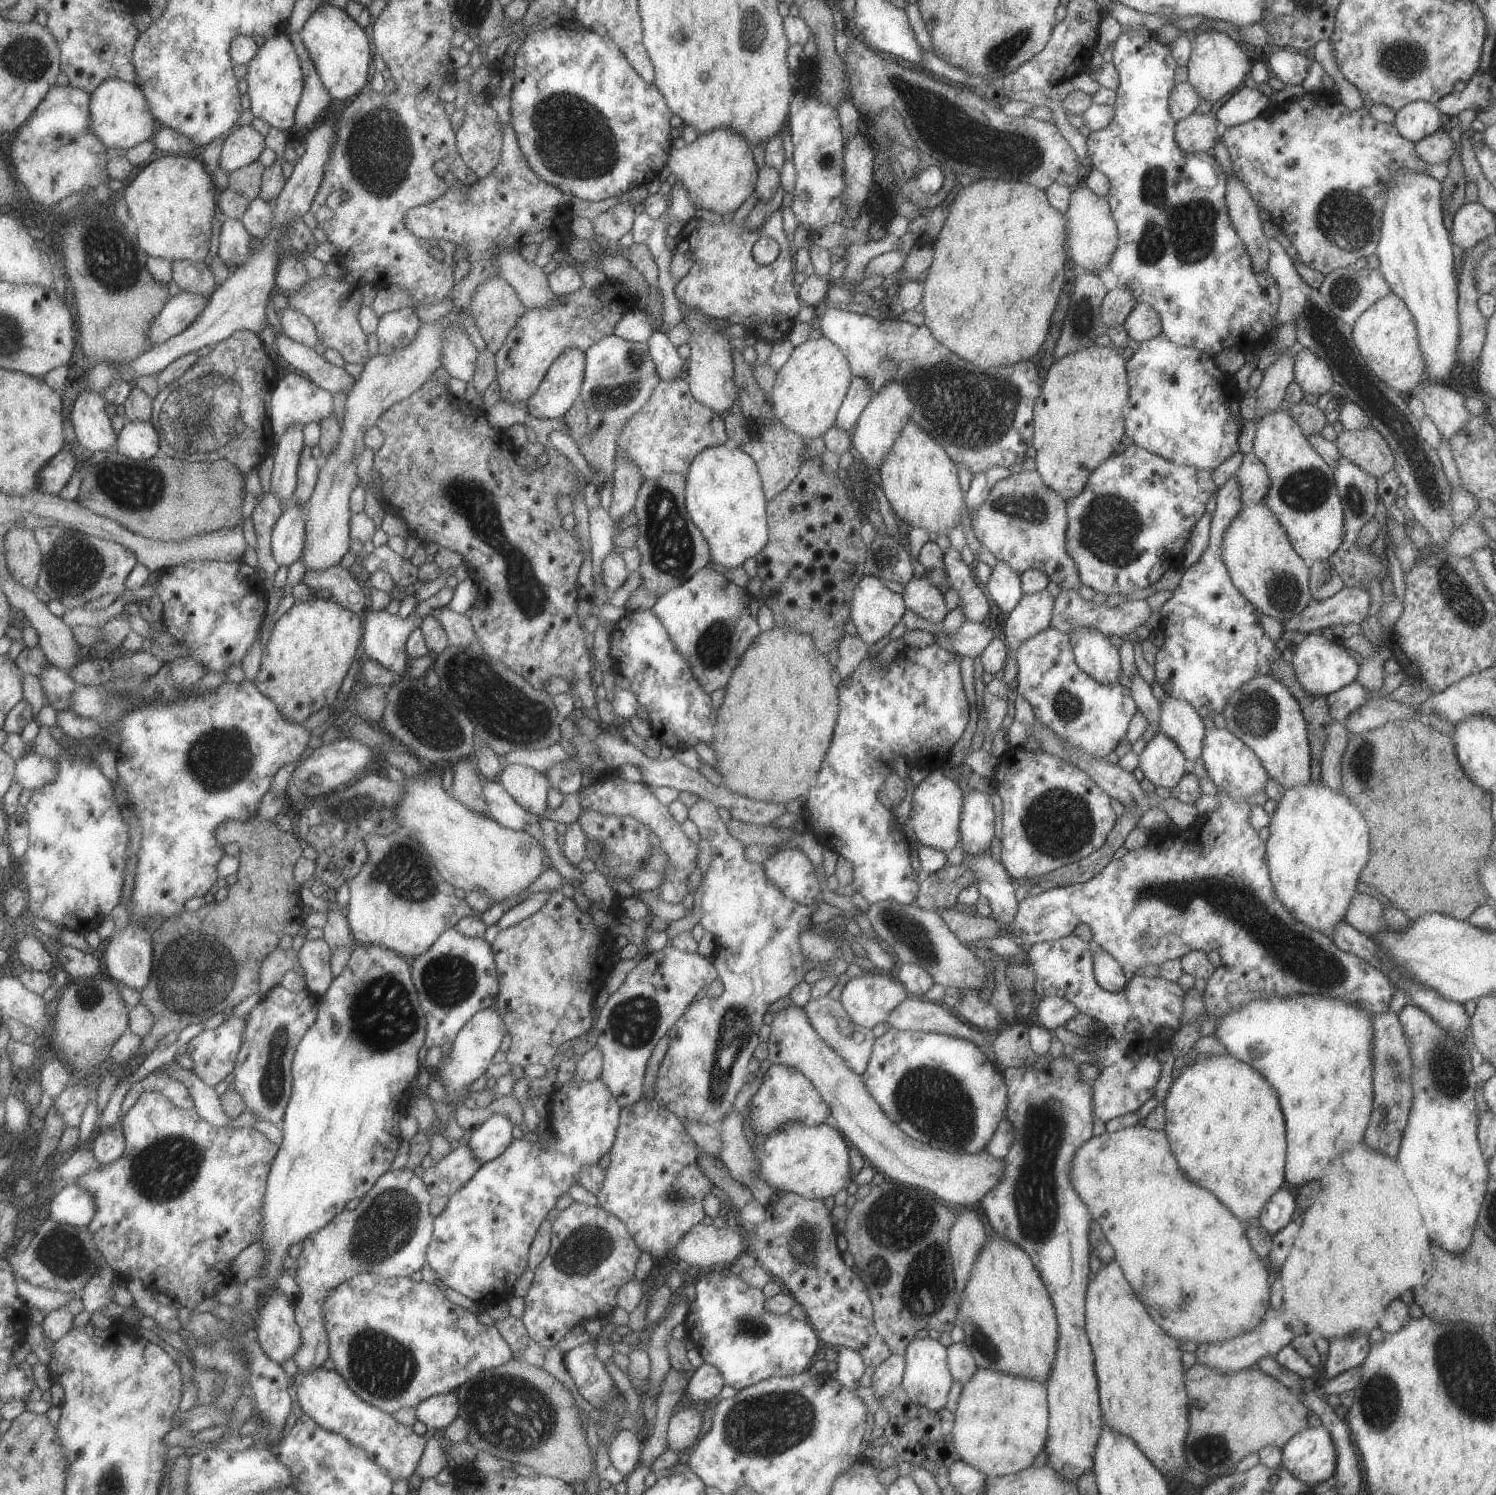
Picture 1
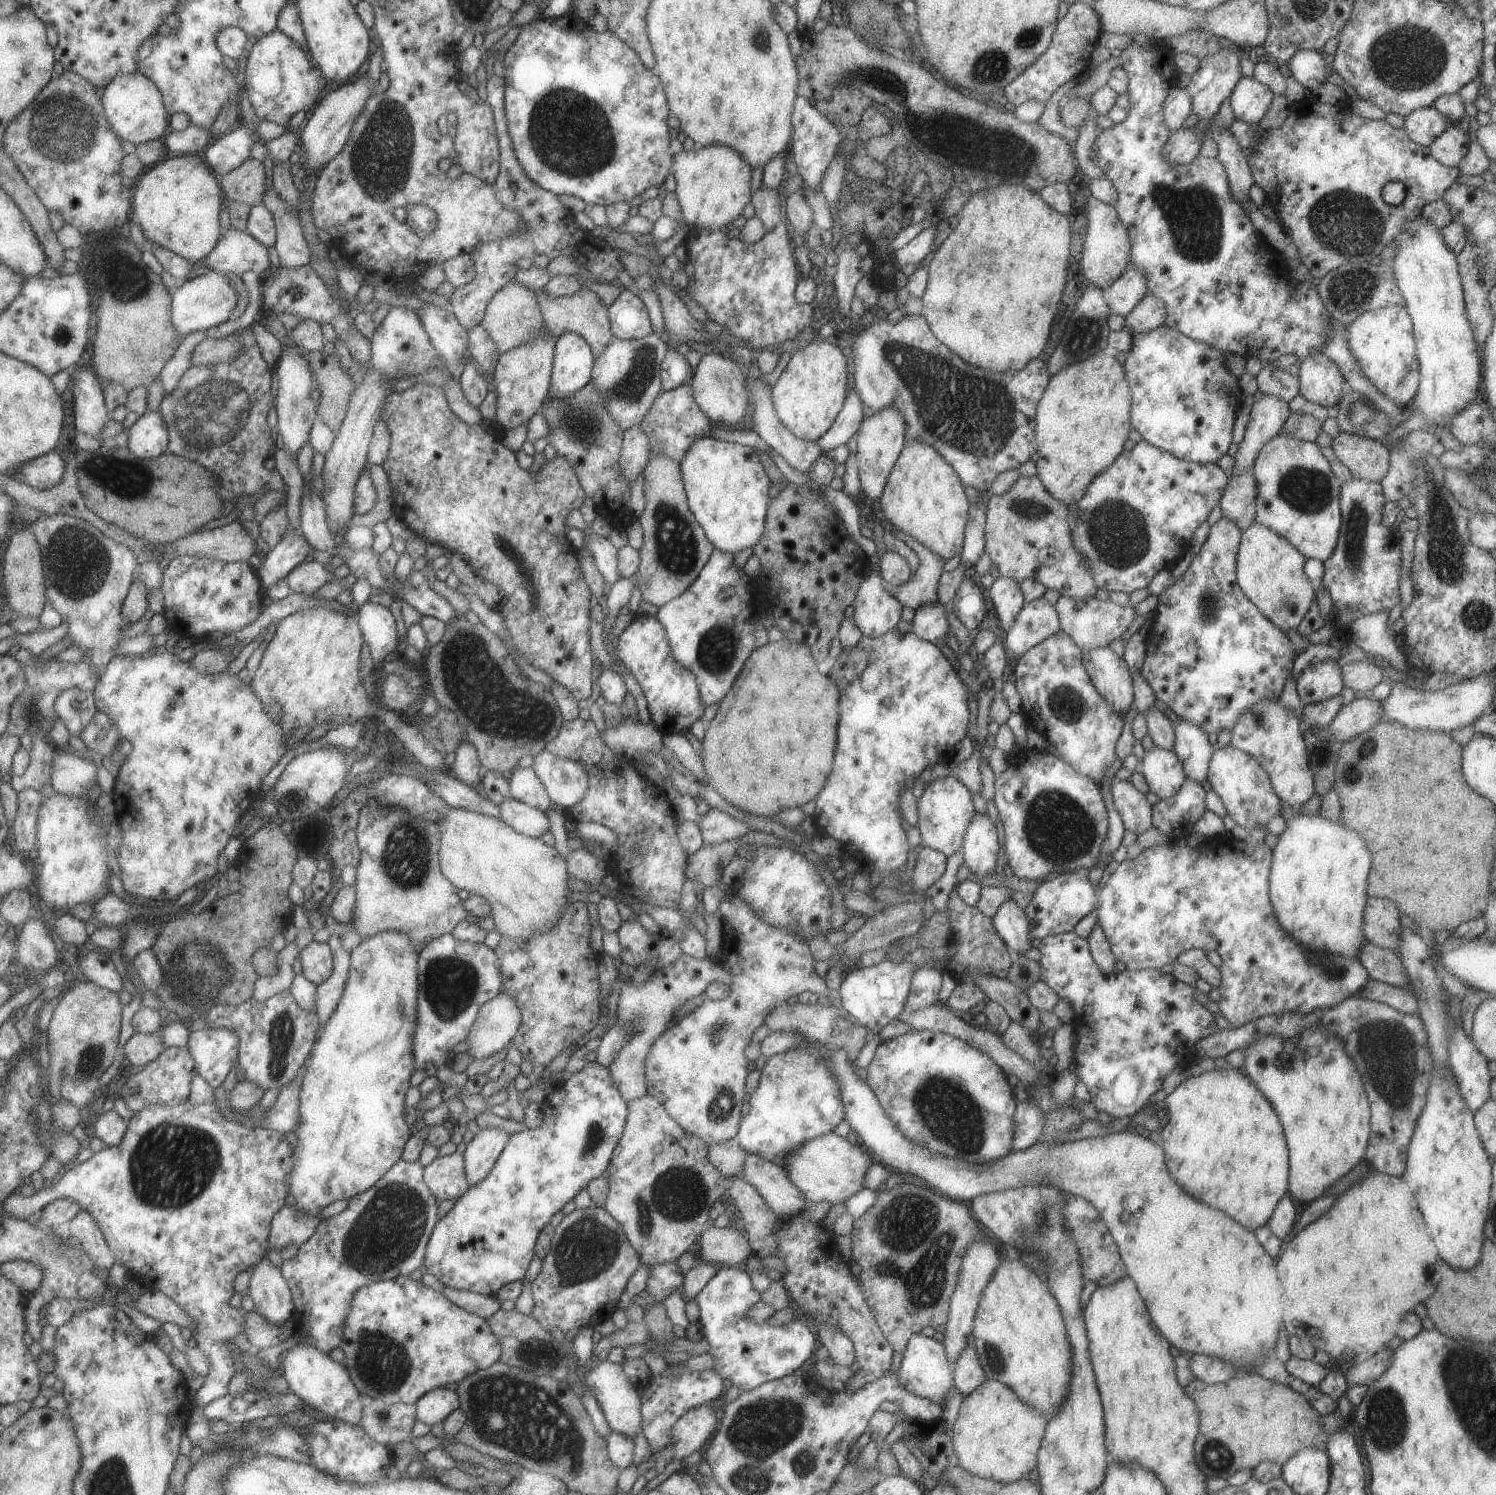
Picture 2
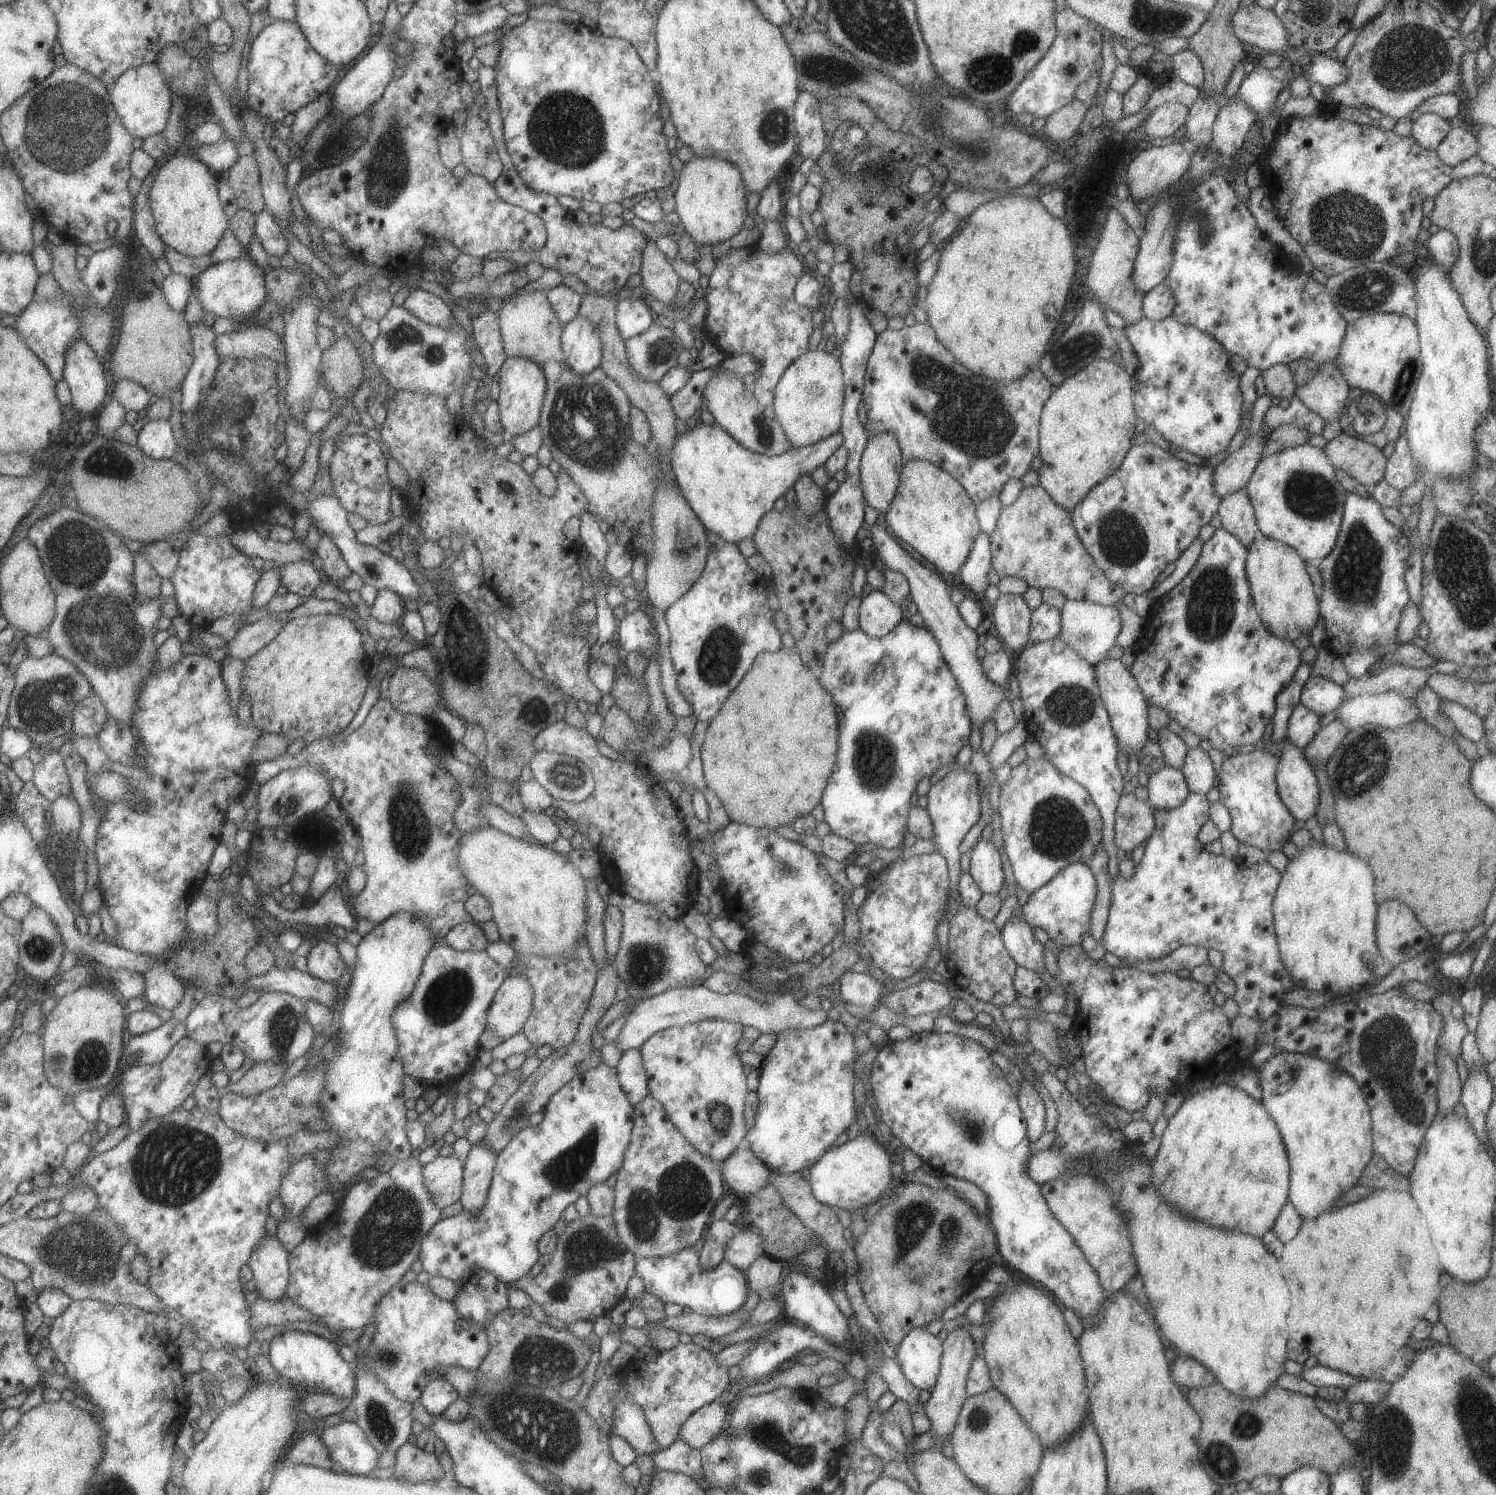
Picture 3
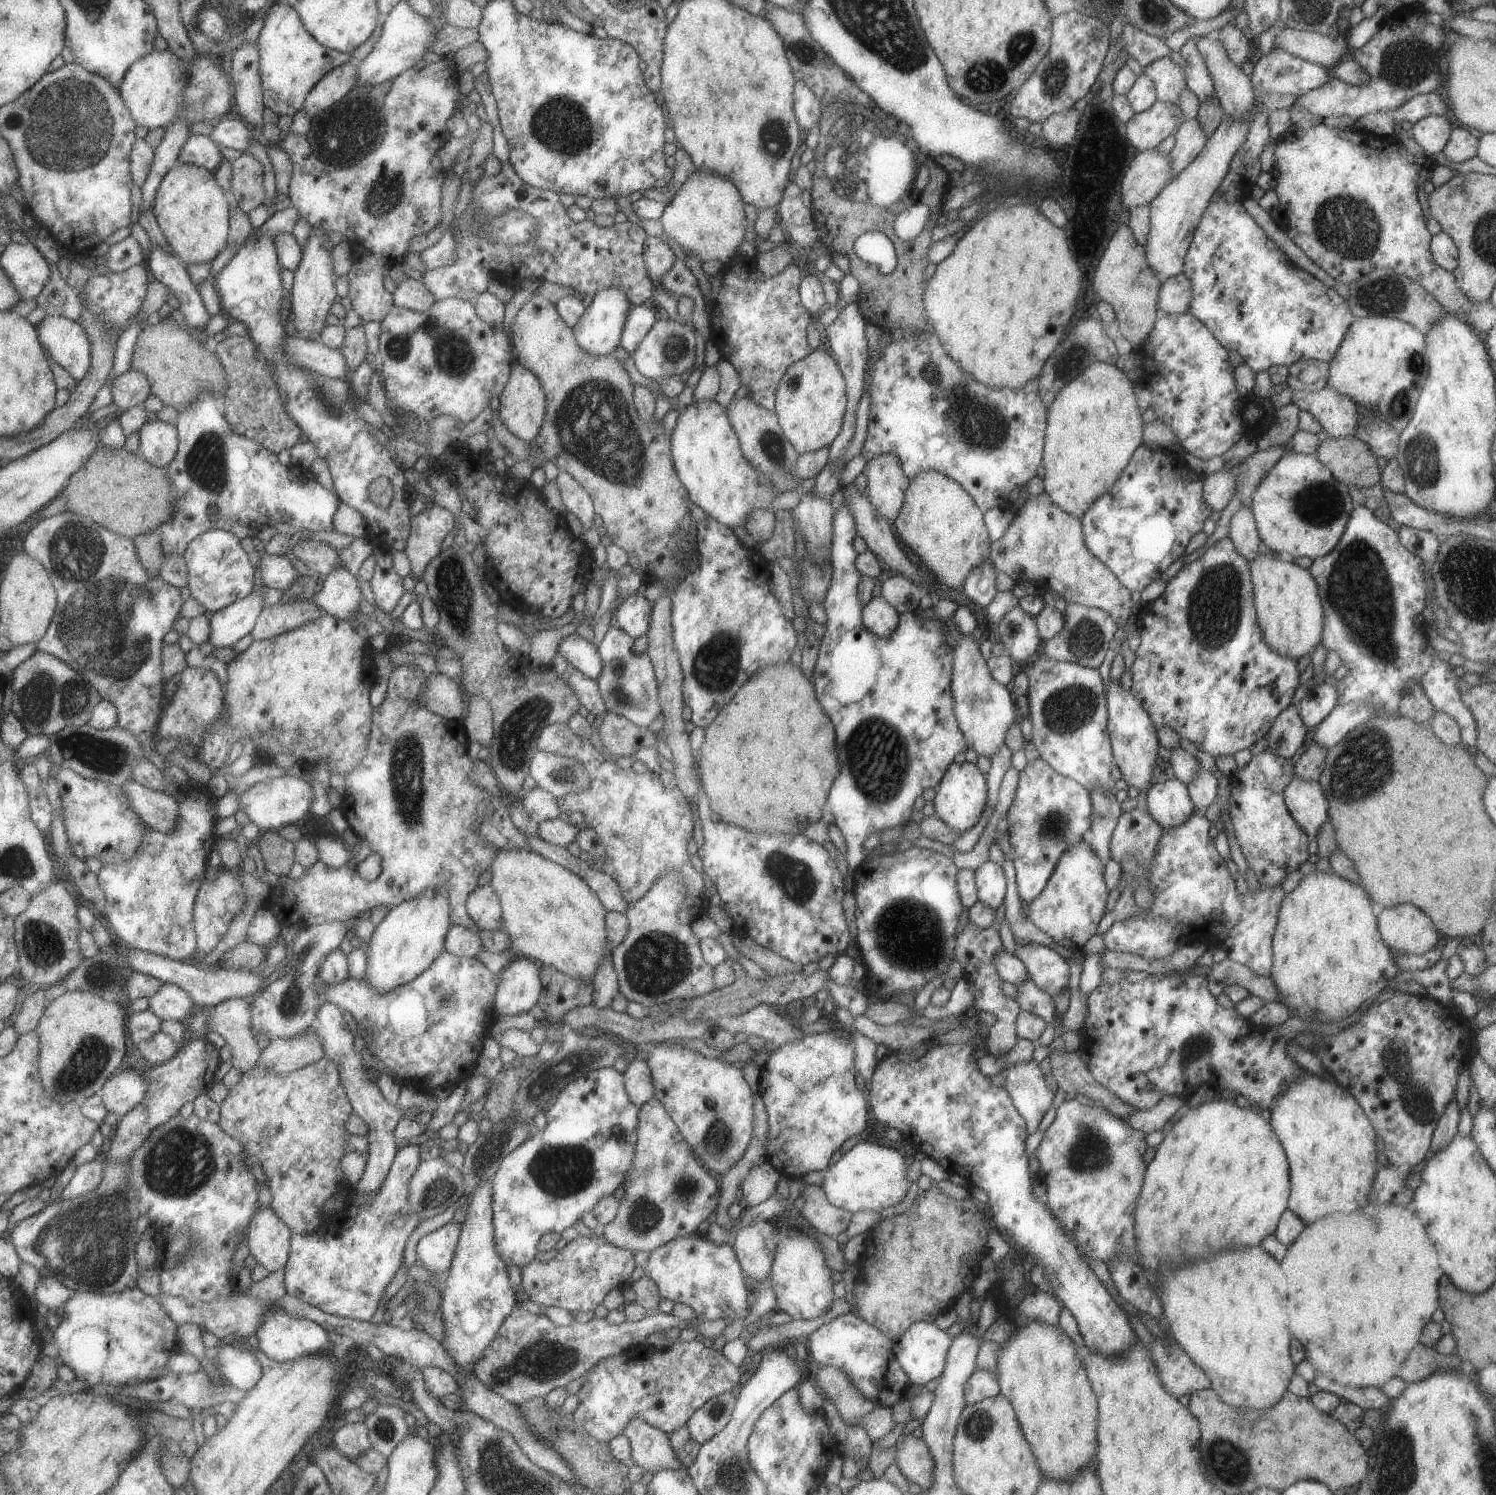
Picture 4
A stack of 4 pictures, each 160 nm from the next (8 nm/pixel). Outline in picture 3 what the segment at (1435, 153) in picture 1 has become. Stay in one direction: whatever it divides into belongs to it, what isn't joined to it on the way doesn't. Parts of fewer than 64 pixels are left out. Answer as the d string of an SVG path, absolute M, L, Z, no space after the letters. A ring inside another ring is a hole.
M1463 127L1449 128L1445 138L1439 142L1436 152L1443 164L1453 167L1476 155L1477 140L1469 130Z

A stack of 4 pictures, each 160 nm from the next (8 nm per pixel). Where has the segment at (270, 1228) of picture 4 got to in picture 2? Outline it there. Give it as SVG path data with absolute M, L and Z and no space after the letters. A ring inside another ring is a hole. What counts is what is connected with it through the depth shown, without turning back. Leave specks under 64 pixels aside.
M264 1259L252 1270L248 1291L257 1306L256 1312L265 1316L269 1324L273 1322L281 1326L297 1317L294 1295L282 1268Z

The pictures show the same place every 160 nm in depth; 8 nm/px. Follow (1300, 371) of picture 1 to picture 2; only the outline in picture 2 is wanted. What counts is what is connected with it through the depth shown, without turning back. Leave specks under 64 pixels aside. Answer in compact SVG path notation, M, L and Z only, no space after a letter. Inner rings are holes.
M1321 353L1301 359L1296 377L1303 399L1323 408L1335 406L1347 390L1337 366Z

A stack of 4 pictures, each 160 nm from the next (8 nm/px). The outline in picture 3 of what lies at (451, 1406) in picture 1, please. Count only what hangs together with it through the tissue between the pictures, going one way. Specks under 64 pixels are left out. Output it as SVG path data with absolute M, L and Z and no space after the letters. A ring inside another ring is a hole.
M436 1375L429 1379L418 1401L427 1414L437 1416L458 1397L457 1390L446 1379Z

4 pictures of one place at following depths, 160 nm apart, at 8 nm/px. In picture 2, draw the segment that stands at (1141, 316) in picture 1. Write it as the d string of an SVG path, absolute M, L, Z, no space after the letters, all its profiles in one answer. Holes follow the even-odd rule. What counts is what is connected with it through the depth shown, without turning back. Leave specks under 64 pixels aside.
M1146 295L1141 298L1129 314L1125 316L1125 327L1131 335L1132 334L1145 334L1149 330L1164 325L1165 321L1165 306L1159 298Z

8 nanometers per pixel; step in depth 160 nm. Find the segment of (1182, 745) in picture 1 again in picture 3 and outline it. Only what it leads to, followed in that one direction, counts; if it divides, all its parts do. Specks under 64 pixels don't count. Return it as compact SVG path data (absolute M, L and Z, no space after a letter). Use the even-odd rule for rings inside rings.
M1199 747L1187 748L1180 772L1190 792L1206 795L1214 787L1216 772L1207 752Z

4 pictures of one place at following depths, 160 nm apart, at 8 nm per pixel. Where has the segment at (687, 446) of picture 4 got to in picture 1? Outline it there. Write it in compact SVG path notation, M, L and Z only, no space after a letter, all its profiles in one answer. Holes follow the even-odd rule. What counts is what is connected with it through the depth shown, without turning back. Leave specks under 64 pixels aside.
M852 377L843 402L838 408L834 424L845 432L851 433L871 397L870 386L862 378ZM730 441L700 450L684 476L688 517L702 532L711 562L728 569L754 557L765 546L768 539L766 501L754 460Z

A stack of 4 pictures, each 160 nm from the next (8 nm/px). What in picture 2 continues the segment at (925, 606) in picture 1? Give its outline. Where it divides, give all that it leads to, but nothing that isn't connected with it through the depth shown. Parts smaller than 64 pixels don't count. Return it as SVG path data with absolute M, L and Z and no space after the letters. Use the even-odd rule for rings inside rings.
M895 532L895 536L915 552L919 558L919 566L905 584L896 586L883 581L885 592L889 592L903 607L909 607L914 611L923 604L937 603L938 579L943 573L943 565L946 561L905 532Z

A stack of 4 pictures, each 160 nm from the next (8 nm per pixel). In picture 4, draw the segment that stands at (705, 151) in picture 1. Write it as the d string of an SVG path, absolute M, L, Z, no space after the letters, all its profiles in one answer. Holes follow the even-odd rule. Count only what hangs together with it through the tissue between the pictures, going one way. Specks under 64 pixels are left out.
M695 169L671 203L665 205L660 222L663 232L679 244L685 255L697 256L701 263L717 260L723 266L745 249L743 235L748 224L743 208L739 190L731 180Z

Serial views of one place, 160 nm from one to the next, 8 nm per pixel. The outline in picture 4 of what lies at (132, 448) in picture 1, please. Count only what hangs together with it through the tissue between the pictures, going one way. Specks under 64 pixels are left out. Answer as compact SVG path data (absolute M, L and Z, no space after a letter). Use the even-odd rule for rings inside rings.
M157 420L148 422L139 432L140 454L156 467L165 468L174 461L180 447L178 426Z

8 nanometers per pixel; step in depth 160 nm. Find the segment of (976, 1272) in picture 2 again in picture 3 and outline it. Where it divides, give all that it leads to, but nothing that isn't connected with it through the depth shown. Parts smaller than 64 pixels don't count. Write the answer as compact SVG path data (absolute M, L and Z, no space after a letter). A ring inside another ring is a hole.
M955 1326L942 1342L939 1376L930 1390L929 1400L923 1406L923 1412L929 1420L929 1432L935 1436L935 1442L945 1442L957 1421L959 1410L968 1398L965 1390L967 1372L975 1354L975 1344L969 1332L963 1326Z

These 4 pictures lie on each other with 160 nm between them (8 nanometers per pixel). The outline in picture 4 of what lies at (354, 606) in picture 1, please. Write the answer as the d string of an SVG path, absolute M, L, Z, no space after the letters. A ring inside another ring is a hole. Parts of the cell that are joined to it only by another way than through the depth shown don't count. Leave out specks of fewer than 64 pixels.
M266 552L260 560L259 567L266 588L285 591L295 586L295 582L299 580L298 568L291 564L290 556L272 555Z

